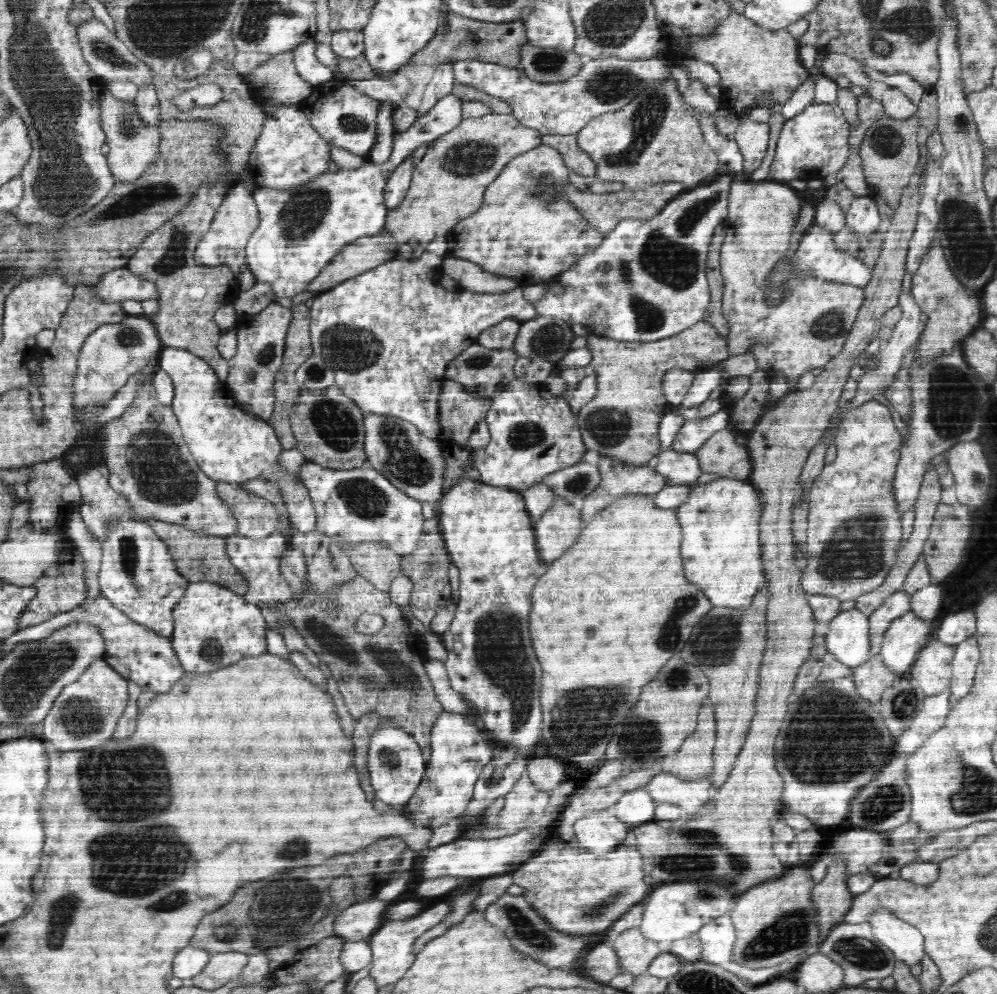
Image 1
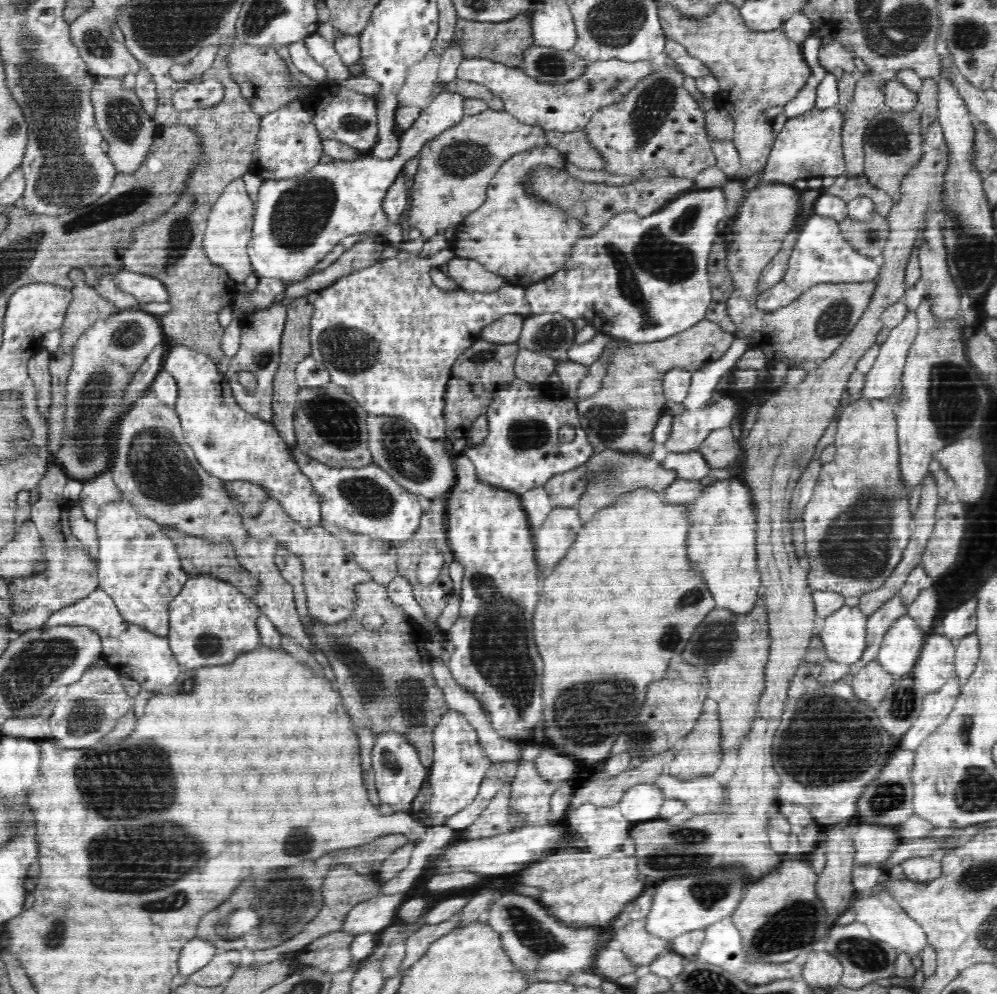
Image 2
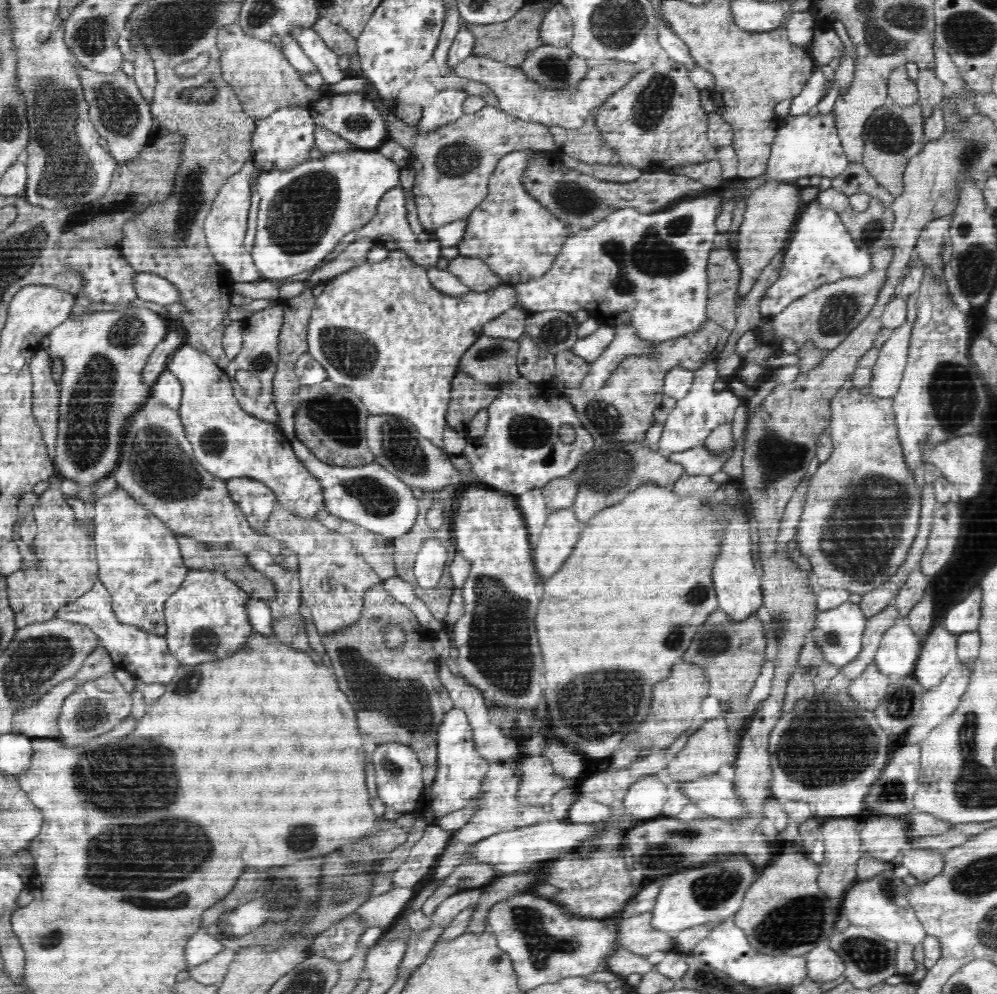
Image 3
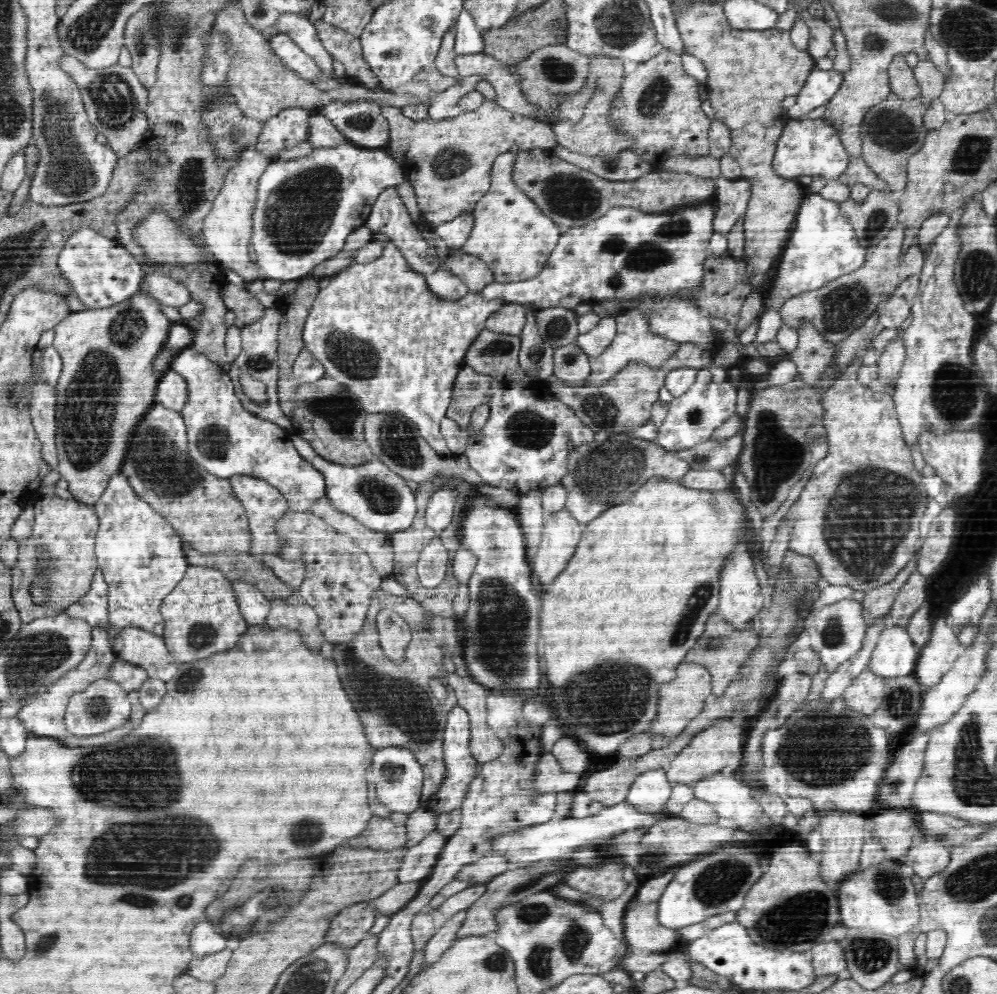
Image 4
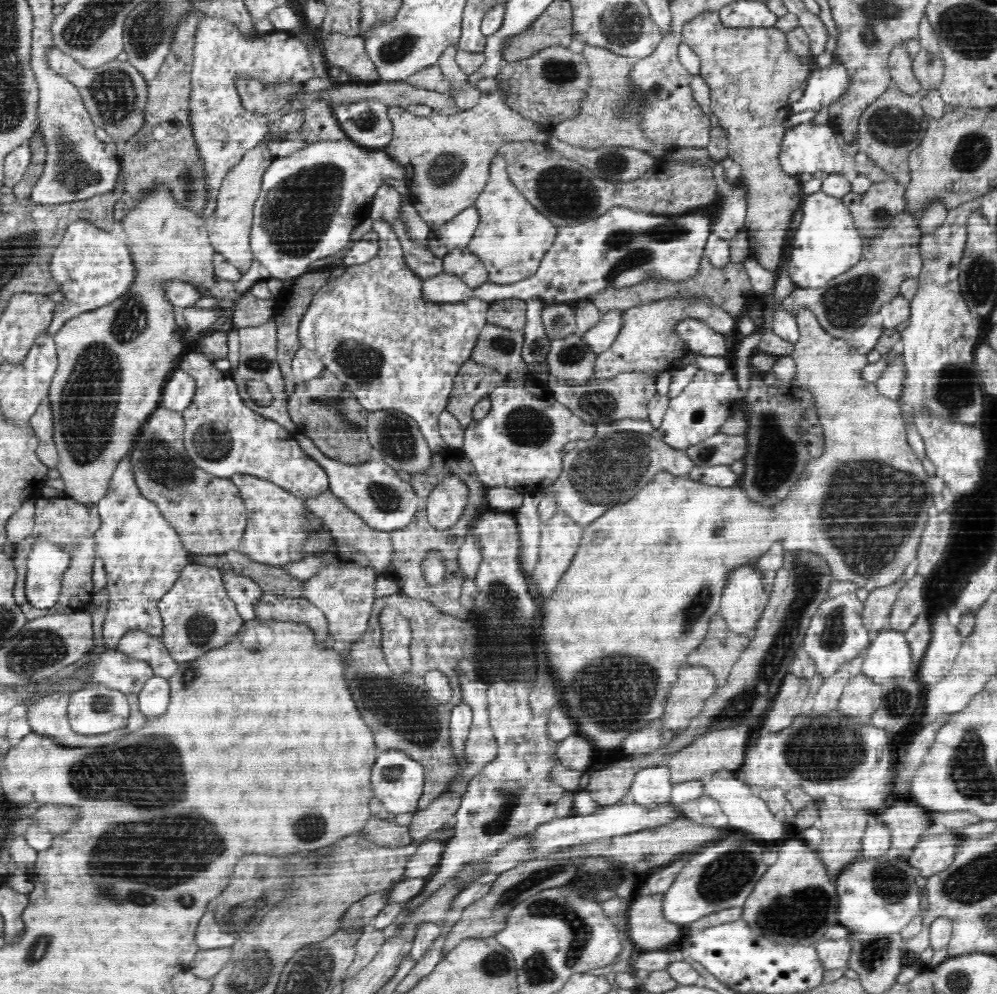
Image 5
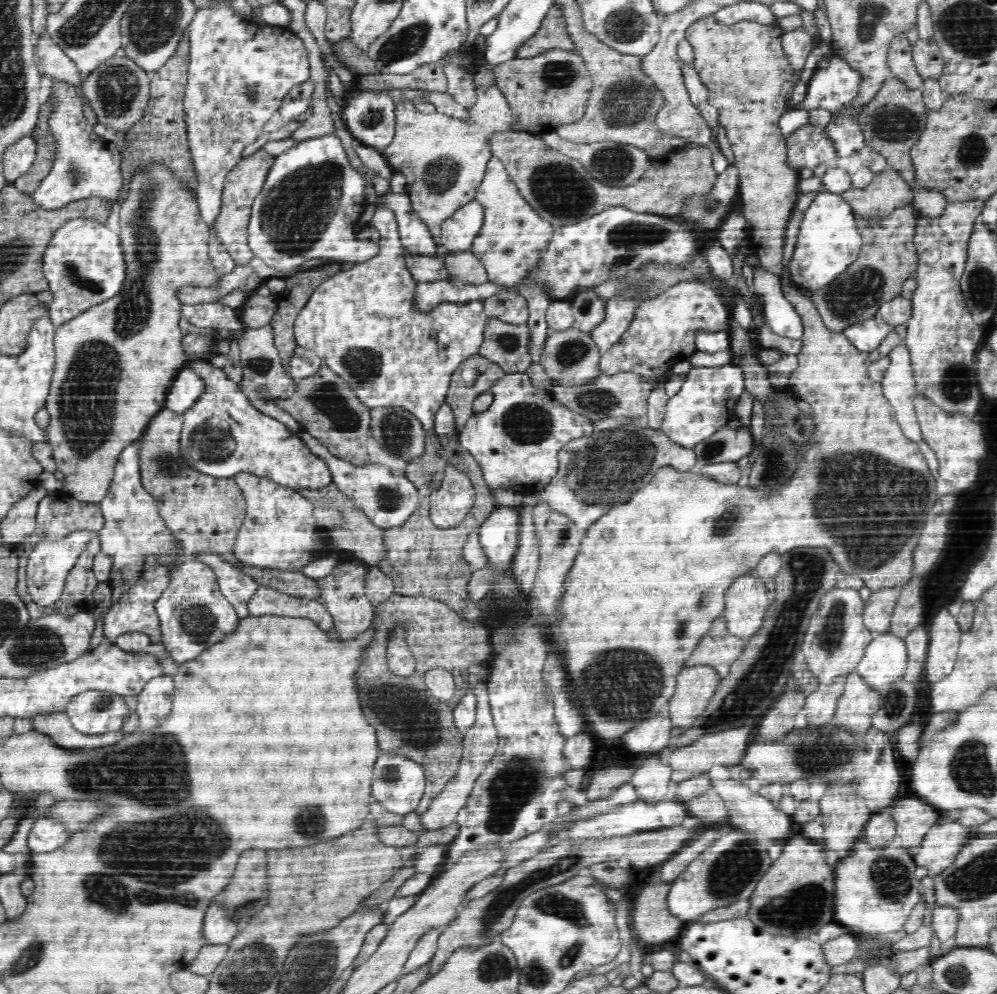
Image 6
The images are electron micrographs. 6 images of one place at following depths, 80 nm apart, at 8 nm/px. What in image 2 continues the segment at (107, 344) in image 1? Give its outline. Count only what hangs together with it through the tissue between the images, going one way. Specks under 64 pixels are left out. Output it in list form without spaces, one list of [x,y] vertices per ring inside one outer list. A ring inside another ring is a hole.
[[[120,310],[118,314],[106,315],[95,319],[90,326],[86,327],[76,340],[76,344],[70,348],[72,358],[71,372],[67,376],[66,404],[64,414],[66,419],[63,424],[63,434],[59,450],[55,452],[54,464],[64,470],[68,478],[80,482],[92,481],[108,472],[112,466],[114,444],[114,426],[118,426],[121,418],[129,412],[131,406],[127,404],[126,392],[136,376],[136,370],[141,369],[156,346],[165,342],[164,329],[160,319],[143,310]]]

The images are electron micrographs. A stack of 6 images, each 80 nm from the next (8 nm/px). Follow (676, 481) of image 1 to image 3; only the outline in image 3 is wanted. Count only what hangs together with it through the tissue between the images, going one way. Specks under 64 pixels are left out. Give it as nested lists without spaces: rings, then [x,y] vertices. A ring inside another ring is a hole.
[[[696,446],[684,452],[669,453],[670,462],[681,463],[685,467],[685,473],[690,476],[712,475],[721,470],[723,464],[730,458],[734,447],[724,450],[722,454],[708,449],[705,446]]]

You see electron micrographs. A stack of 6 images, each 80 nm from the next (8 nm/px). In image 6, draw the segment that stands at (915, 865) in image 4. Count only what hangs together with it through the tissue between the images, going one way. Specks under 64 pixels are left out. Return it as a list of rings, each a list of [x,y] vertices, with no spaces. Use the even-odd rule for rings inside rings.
[[[961,822],[934,826],[919,844],[920,852],[913,857],[914,863],[927,868],[929,876],[934,877],[950,867],[965,844],[975,836],[975,828],[965,827]]]

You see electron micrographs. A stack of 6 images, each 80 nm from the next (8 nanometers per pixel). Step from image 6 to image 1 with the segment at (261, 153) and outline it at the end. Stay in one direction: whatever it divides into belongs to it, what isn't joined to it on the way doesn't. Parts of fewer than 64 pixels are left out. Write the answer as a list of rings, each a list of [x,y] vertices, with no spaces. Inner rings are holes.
[[[238,182],[227,191],[218,206],[218,212],[214,214],[214,220],[210,224],[210,230],[204,234],[204,238],[197,244],[195,258],[202,266],[218,266],[225,264],[229,266],[234,276],[240,272],[240,268],[247,268],[246,245],[249,238],[258,228],[258,207],[254,202],[252,193],[245,189],[245,186]]]

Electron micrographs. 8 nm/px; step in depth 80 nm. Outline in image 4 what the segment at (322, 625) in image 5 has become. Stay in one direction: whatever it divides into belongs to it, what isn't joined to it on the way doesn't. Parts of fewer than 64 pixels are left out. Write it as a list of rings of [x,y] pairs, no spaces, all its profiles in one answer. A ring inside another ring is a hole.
[[[274,598],[268,600],[266,625],[274,627],[286,626],[300,631],[304,643],[310,649],[320,652],[325,642],[324,631],[321,630],[321,616],[306,602],[290,603],[288,599]]]

